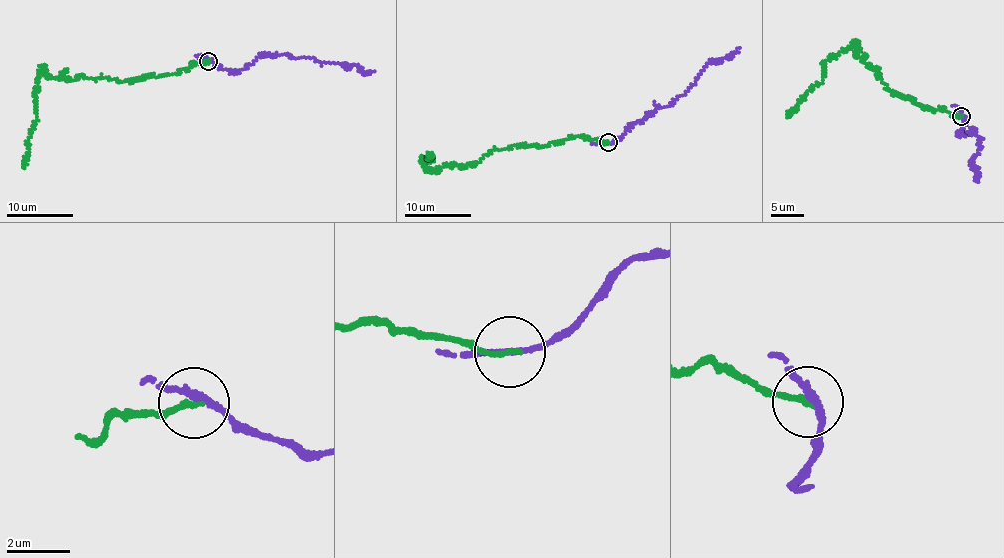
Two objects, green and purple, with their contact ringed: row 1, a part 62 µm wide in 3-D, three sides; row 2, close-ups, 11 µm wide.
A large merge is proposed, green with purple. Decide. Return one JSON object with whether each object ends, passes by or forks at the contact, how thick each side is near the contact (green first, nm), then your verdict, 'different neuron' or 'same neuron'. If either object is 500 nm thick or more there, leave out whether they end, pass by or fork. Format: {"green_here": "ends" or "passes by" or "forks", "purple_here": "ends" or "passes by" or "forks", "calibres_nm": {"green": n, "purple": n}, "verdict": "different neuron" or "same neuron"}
{"green_here": "ends", "purple_here": "passes by", "calibres_nm": {"green": 170, "purple": 180}, "verdict": "different neuron"}

